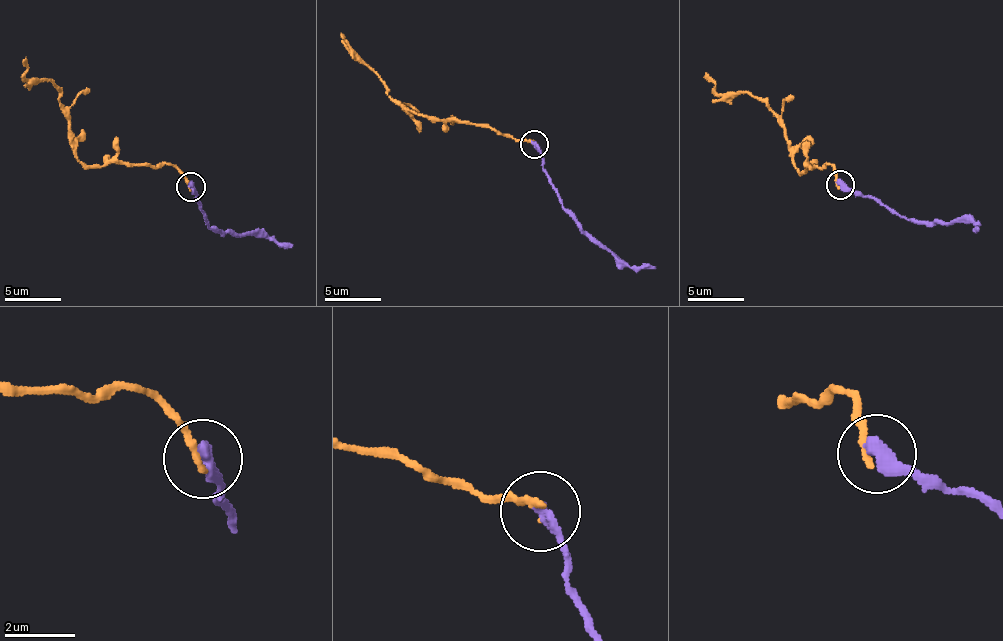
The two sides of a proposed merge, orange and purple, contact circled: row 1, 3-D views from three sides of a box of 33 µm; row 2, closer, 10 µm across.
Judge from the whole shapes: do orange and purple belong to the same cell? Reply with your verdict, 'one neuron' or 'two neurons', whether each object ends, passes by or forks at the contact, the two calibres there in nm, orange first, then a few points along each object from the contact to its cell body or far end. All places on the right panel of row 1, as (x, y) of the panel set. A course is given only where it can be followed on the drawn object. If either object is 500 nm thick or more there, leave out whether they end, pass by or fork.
one neuron; orange ends there; purple ends there; 200 nm thick on the orange side, 420 nm on the other; orange runs (839, 184), (829, 165), (799, 170), (793, 165), (783, 120), (747, 93), (719, 94), (704, 72); purple runs (840, 184), (868, 195), (901, 217), (922, 222), (974, 224), (979, 228)

